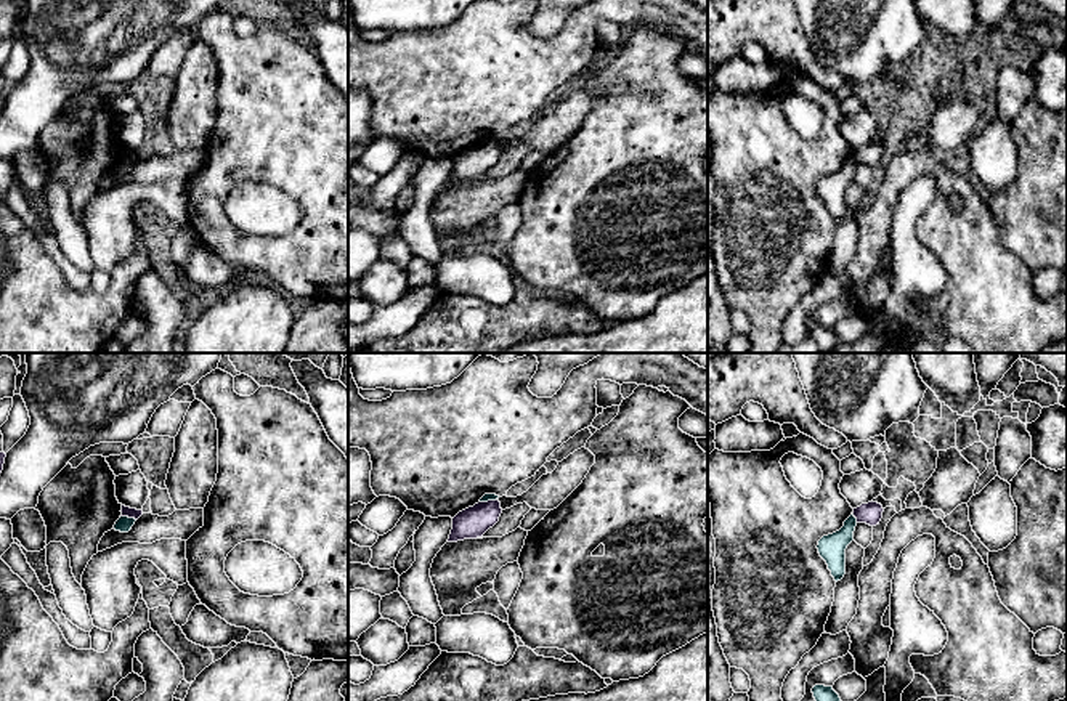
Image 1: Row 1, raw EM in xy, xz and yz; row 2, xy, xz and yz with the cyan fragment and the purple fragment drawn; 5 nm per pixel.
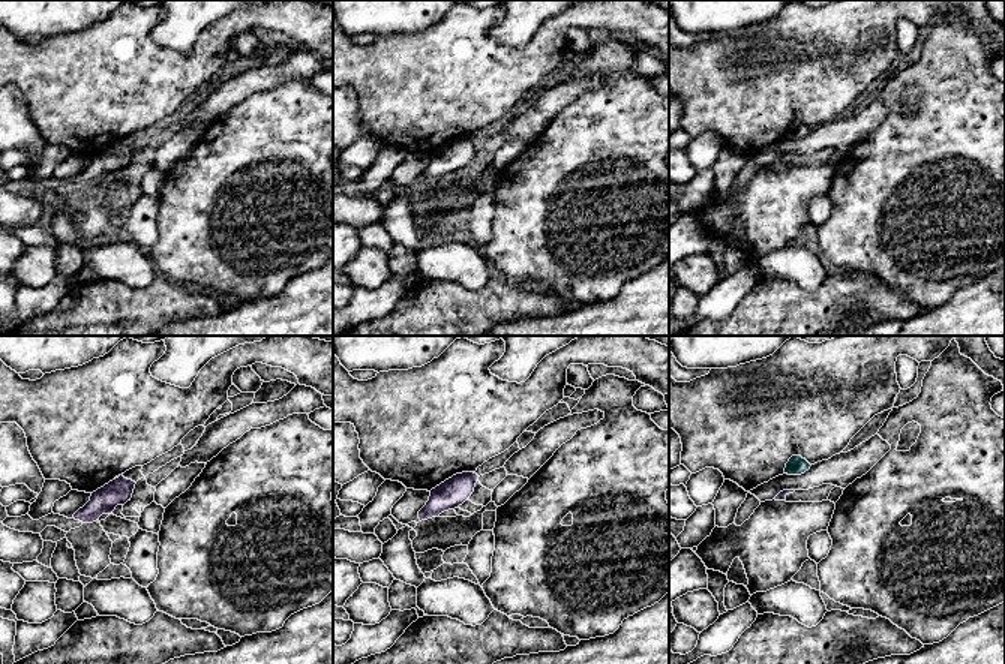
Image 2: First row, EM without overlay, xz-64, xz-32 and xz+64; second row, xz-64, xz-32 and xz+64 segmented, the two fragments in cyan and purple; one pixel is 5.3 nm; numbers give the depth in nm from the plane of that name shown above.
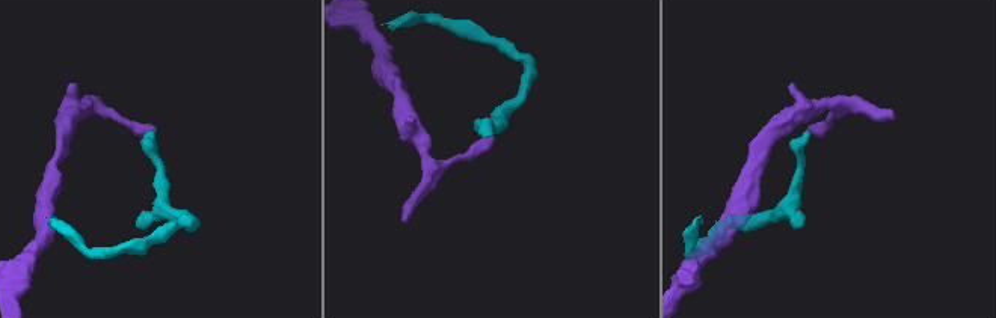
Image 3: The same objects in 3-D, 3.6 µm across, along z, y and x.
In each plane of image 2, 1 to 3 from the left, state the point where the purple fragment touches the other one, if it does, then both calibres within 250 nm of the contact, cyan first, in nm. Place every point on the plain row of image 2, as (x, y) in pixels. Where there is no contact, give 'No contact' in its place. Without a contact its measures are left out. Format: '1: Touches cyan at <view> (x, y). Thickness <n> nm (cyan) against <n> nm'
1: No contact
2: No contact
3: No contact

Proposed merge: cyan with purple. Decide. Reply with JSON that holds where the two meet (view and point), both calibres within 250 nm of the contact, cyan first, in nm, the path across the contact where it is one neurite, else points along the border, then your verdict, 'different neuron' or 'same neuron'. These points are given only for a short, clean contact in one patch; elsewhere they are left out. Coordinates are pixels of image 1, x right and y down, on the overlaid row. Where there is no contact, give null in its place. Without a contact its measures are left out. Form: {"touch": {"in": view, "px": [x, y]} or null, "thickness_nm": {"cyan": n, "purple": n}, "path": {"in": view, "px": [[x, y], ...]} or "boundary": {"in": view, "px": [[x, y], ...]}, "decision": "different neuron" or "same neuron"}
{"touch": {"in": "xy", "px": [127, 517]}, "thickness_nm": {"cyan": 80, "purple": 50}, "boundary": {"in": "xy", "px": [[121, 515], [135, 520]]}, "decision": "different neuron"}

